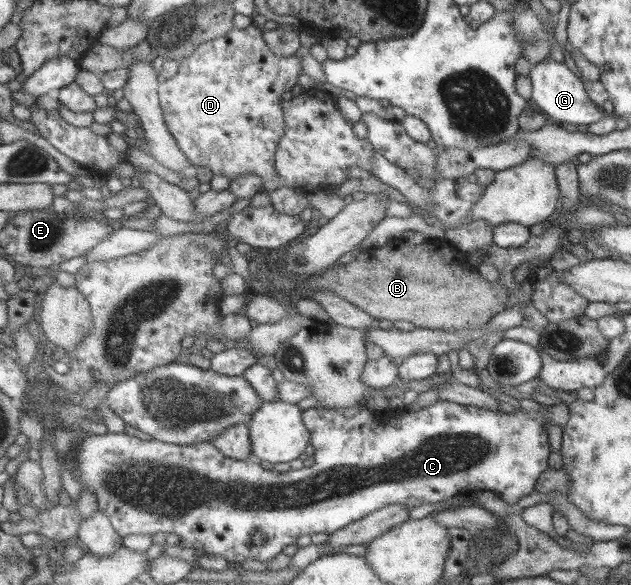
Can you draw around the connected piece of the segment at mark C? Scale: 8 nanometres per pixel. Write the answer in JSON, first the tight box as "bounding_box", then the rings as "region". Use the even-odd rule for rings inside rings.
{"bounding_box":[64,400,553,566],"region":[[[439,400],[436,401],[435,403],[432,403],[431,405],[428,405],[427,407],[422,407],[421,409],[418,409],[417,411],[407,411],[403,412],[402,415],[399,417],[390,417],[385,414],[369,414],[367,410],[365,409],[364,402],[360,403],[359,405],[356,405],[355,407],[340,407],[339,409],[325,409],[321,407],[315,407],[315,408],[309,408],[309,409],[304,409],[303,413],[301,414],[301,419],[304,422],[304,426],[308,428],[309,432],[309,443],[312,445],[314,452],[312,454],[313,461],[314,463],[309,466],[309,467],[303,467],[300,469],[290,469],[289,471],[286,471],[285,473],[281,472],[276,472],[272,470],[265,470],[259,466],[257,463],[253,463],[251,461],[243,461],[241,459],[233,459],[224,453],[221,453],[221,450],[219,447],[216,445],[213,445],[212,441],[209,442],[199,442],[193,445],[177,445],[177,444],[170,444],[170,443],[165,443],[162,441],[159,441],[158,439],[153,439],[151,441],[145,441],[144,439],[139,439],[138,437],[133,437],[132,435],[129,435],[128,433],[120,432],[120,433],[106,433],[105,435],[95,435],[95,434],[90,434],[88,436],[87,434],[84,434],[81,436],[80,442],[78,446],[76,447],[76,456],[74,457],[74,463],[70,465],[66,459],[64,459],[67,463],[67,467],[74,466],[75,471],[78,471],[76,475],[78,475],[78,483],[80,483],[81,487],[84,487],[84,489],[87,489],[89,491],[92,491],[93,493],[96,494],[96,503],[98,504],[98,510],[104,511],[108,516],[109,519],[111,520],[111,523],[116,527],[117,533],[121,535],[121,537],[129,537],[130,535],[155,535],[155,533],[175,533],[176,535],[179,536],[180,543],[179,546],[181,548],[184,547],[189,547],[189,548],[195,548],[198,549],[199,551],[202,551],[202,553],[205,554],[213,554],[215,556],[221,556],[221,558],[224,558],[225,561],[231,562],[236,566],[239,566],[243,561],[249,560],[257,560],[261,562],[273,560],[275,556],[281,553],[281,551],[284,551],[288,545],[295,544],[295,539],[299,537],[300,535],[310,535],[312,533],[327,533],[329,535],[330,533],[333,533],[334,531],[340,530],[342,527],[345,527],[348,523],[351,523],[352,521],[355,521],[356,519],[361,519],[364,515],[367,515],[368,513],[371,513],[371,511],[375,511],[376,509],[379,509],[380,507],[385,507],[386,505],[404,505],[406,509],[413,509],[413,507],[417,507],[418,505],[421,505],[422,503],[440,503],[443,502],[449,498],[454,499],[454,497],[458,495],[464,495],[465,493],[471,493],[476,490],[489,490],[492,492],[495,492],[504,502],[507,502],[509,505],[512,503],[515,503],[518,499],[521,499],[524,495],[527,495],[531,493],[534,490],[534,483],[537,477],[539,477],[539,474],[541,471],[545,471],[545,469],[548,468],[547,466],[547,455],[549,455],[549,444],[547,441],[547,434],[545,433],[545,430],[543,430],[542,423],[545,420],[548,420],[550,424],[553,424],[550,419],[548,419],[545,414],[542,412],[531,412],[528,410],[510,410],[506,409],[504,411],[491,411],[490,409],[481,409],[480,407],[473,407],[470,405],[465,405],[465,404],[458,404],[458,403],[453,403],[453,402],[448,402],[445,400]],[[257,530],[257,531],[262,531],[266,535],[266,540],[261,544],[257,545],[256,543],[252,542],[251,536],[252,533]]]}

